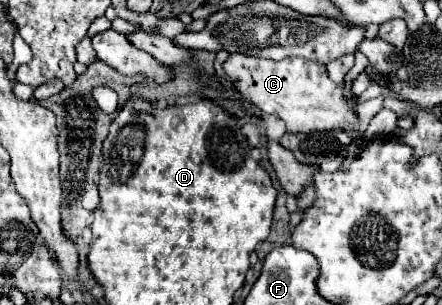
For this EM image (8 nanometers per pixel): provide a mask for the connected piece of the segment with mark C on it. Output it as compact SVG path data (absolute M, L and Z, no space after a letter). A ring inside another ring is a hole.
M233 53L223 65L225 79L237 85L237 91L245 101L257 105L265 115L279 117L285 121L291 133L315 133L331 131L333 127L347 127L355 123L353 105L355 101L343 99L343 85L335 85L325 65L305 61L303 57L289 57L283 61L271 61L251 55Z

